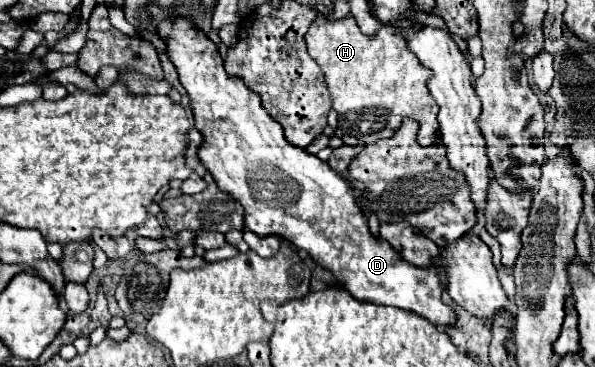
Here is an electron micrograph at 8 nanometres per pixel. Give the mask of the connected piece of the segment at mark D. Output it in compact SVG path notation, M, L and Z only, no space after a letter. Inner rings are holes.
M178 17L174 21L162 21L158 25L158 33L162 39L166 39L168 57L176 65L180 83L190 95L190 105L196 121L194 125L204 135L204 145L200 147L198 157L202 165L212 173L218 189L230 193L234 199L238 199L238 203L242 203L246 211L244 225L250 231L258 233L260 237L280 235L296 249L304 249L318 265L330 271L336 281L358 301L406 309L420 317L426 317L434 325L454 323L454 313L448 305L442 303L444 285L438 279L438 271L434 267L420 269L406 263L386 241L376 239L370 233L368 223L356 205L358 193L350 185L350 181L332 171L328 163L324 163L316 155L310 155L306 149L294 147L286 141L282 127L262 109L260 97L250 91L240 79L226 75L216 45L202 31L198 31L188 19Z

